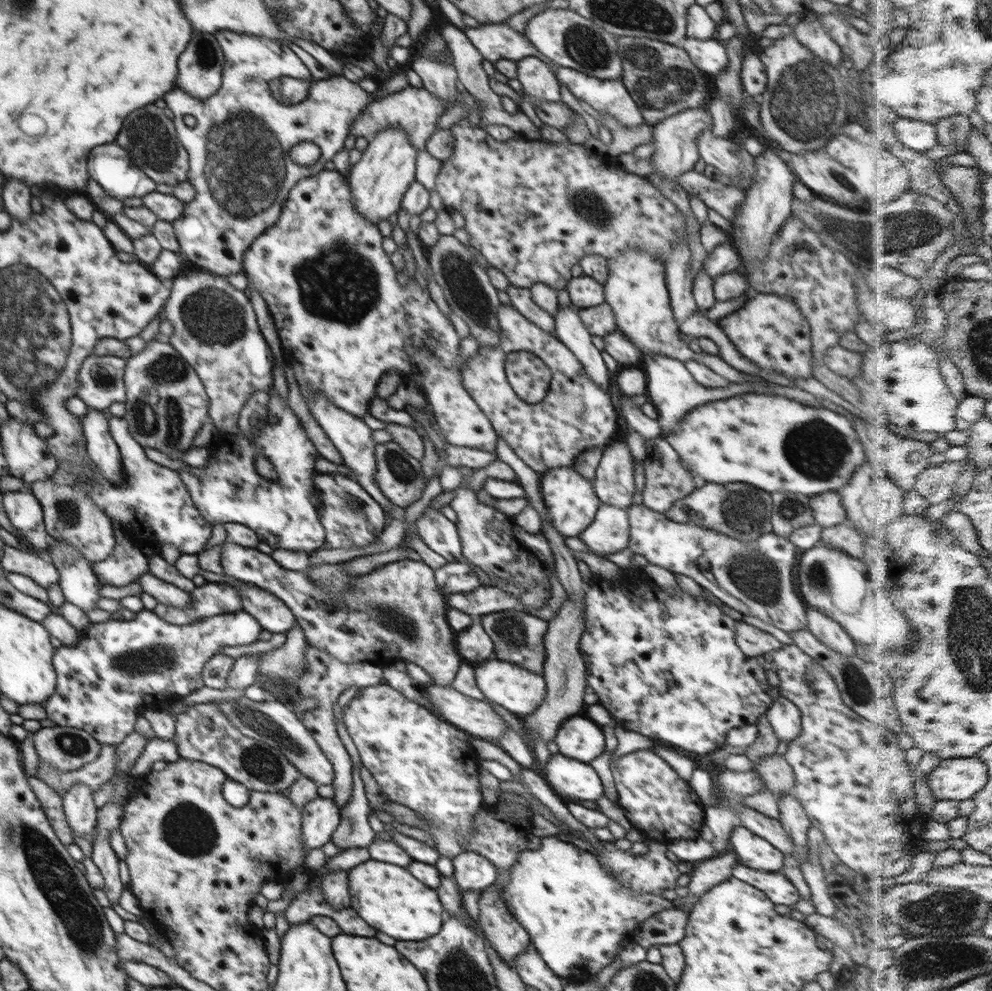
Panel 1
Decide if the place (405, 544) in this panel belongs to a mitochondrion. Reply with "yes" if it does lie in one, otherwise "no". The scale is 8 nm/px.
no

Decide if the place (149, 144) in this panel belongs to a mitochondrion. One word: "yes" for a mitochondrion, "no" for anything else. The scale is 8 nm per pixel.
yes

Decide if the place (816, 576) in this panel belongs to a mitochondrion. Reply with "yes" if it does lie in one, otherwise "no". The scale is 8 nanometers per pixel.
yes

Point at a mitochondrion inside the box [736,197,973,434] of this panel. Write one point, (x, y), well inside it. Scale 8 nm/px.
(900, 233)

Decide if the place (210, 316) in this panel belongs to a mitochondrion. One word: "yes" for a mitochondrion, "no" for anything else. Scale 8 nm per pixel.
yes

